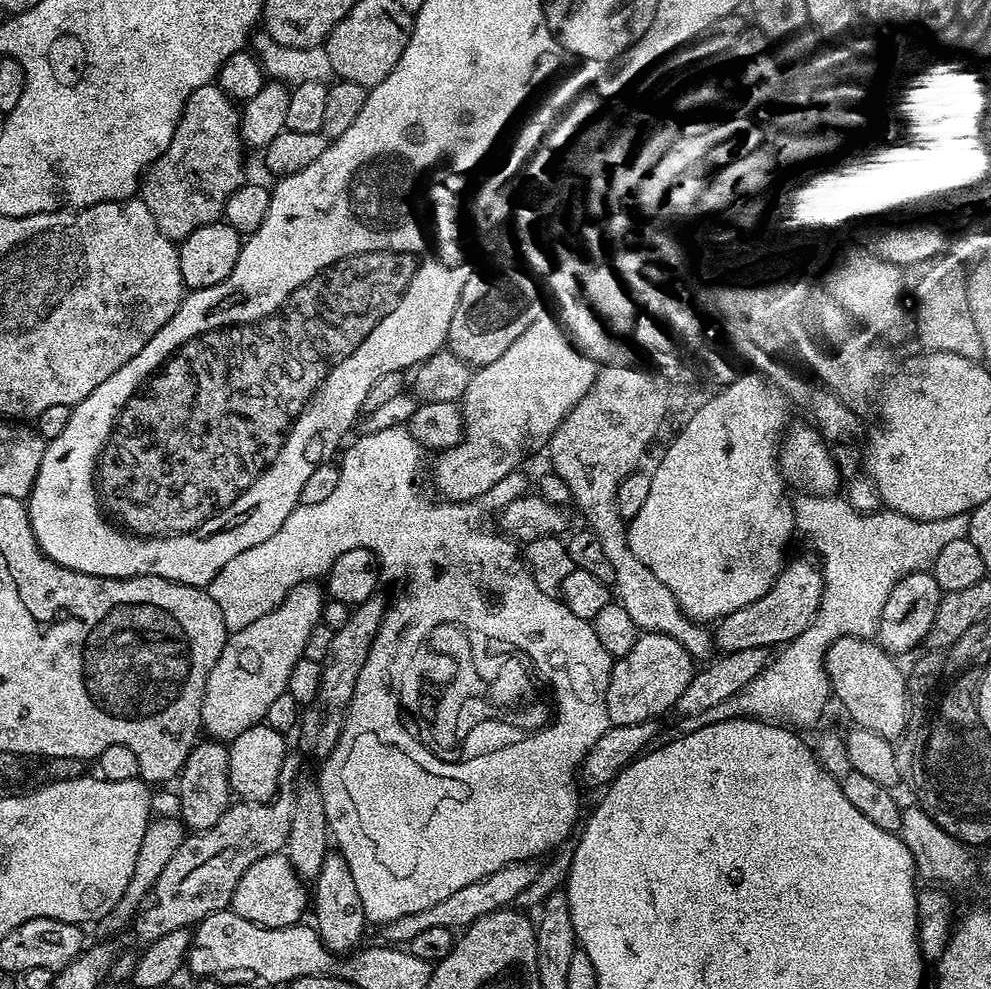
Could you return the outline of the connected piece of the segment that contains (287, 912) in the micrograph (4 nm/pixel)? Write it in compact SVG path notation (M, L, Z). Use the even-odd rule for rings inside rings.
M287 855L258 858L258 862L254 862L254 866L250 866L246 874L242 874L232 895L230 908L242 918L261 924L263 928L285 928L301 923L305 919L304 911L309 911L310 892L304 887L305 881L294 870Z

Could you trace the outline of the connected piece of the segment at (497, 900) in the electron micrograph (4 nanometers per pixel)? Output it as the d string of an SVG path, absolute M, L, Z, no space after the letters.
M536 860L507 864L502 870L496 870L494 874L490 874L478 882L470 882L470 886L462 886L462 890L450 894L450 898L438 902L435 906L430 906L426 910L418 910L414 914L406 914L397 920L391 920L382 928L385 938L388 939L385 941L392 946L404 946L407 945L410 938L414 938L414 934L419 934L422 930L430 930L430 926L463 930L480 916L496 912L499 908L515 905L517 903L515 900L535 882L536 875L540 872L538 865Z

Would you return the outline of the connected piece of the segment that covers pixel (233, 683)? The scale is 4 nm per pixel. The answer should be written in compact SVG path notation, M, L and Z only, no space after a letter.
M296 584L277 608L261 611L258 622L250 622L250 626L229 635L218 662L214 662L214 670L210 670L210 678L206 678L206 694L202 698L202 728L211 739L231 742L242 734L242 730L250 730L250 726L263 721L266 710L270 710L278 694L287 692L290 670L304 659L306 638L310 638L316 625L321 623L325 603L326 596L321 585L319 588L316 584Z

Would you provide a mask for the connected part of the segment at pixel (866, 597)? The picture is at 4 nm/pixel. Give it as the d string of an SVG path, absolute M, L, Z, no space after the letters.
M812 492L793 495L791 502L795 531L799 535L801 532L824 555L824 593L816 617L798 638L779 649L780 657L777 660L775 657L754 682L746 682L734 698L726 698L726 702L702 710L699 726L737 718L767 720L797 729L818 723L830 701L824 665L824 655L830 646L843 636L875 637L890 590L894 590L906 574L931 569L949 542L968 535L967 512L937 520L915 520L887 510L876 510L868 515L853 509L847 499L839 495L815 496Z

